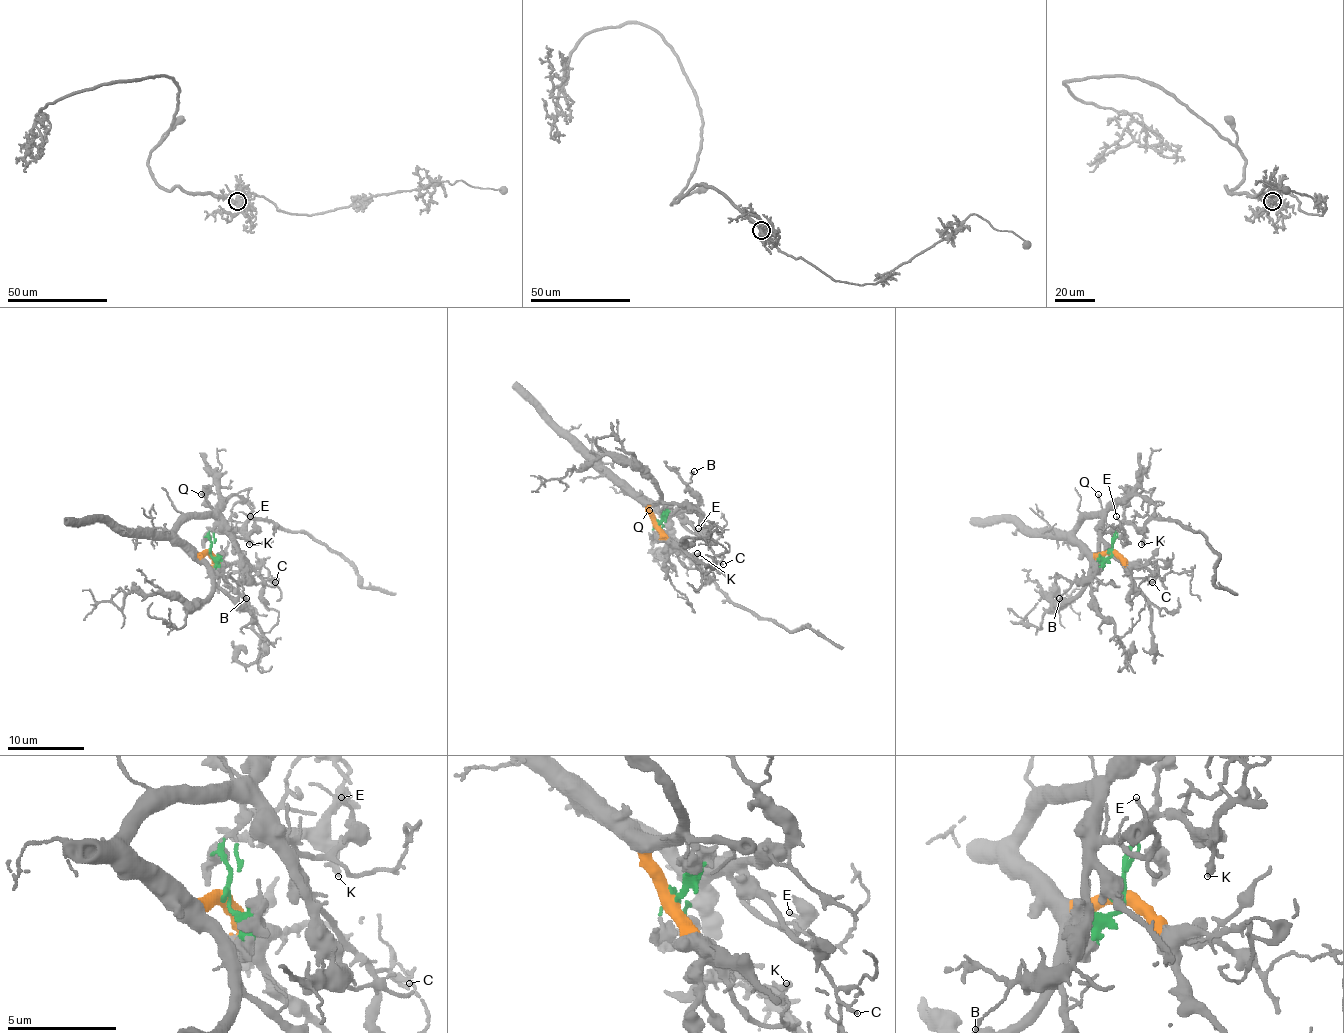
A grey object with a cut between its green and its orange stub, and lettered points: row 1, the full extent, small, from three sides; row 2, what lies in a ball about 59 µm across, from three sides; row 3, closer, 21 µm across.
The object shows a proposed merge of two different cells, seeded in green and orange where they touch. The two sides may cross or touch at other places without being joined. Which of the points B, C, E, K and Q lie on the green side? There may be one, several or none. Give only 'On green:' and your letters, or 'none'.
On green: K

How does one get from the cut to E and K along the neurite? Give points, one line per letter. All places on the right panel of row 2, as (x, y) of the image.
E: (1111, 551), (1092, 553), (1074, 531), (1086, 518), (1099, 518), (1107, 531), (1119, 537), (1123, 531), (1117, 516)
K: (1111, 551), (1117, 531), (1125, 524), (1132, 524), (1142, 531), (1142, 545)

